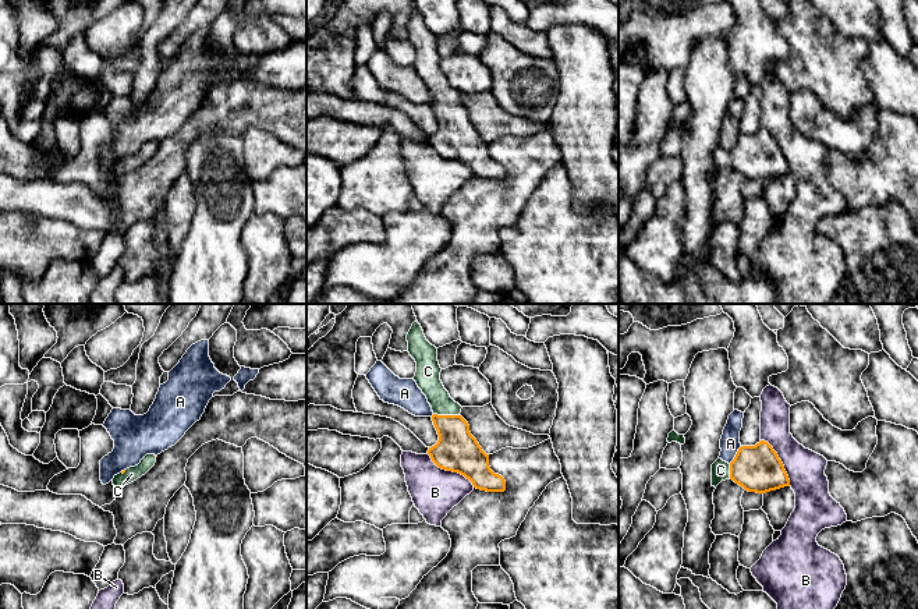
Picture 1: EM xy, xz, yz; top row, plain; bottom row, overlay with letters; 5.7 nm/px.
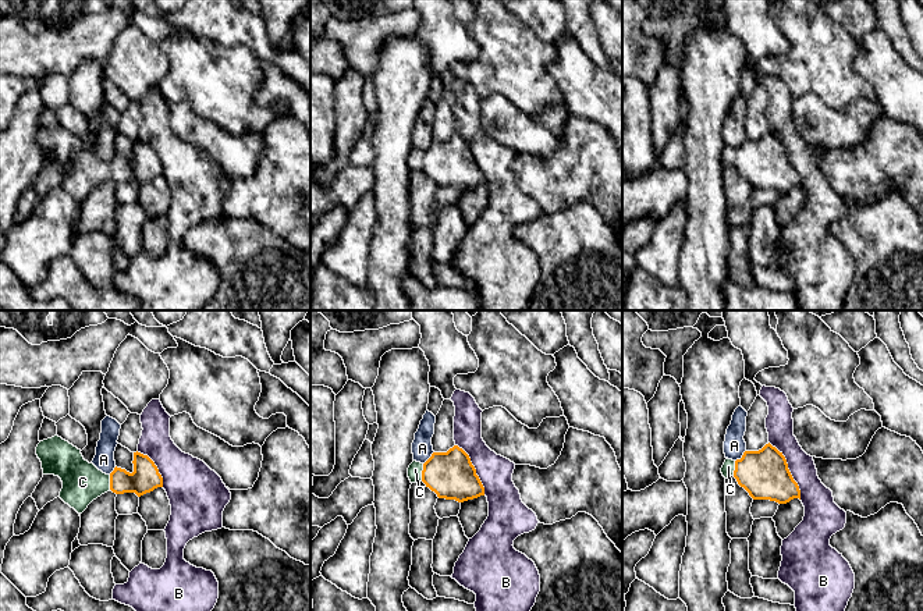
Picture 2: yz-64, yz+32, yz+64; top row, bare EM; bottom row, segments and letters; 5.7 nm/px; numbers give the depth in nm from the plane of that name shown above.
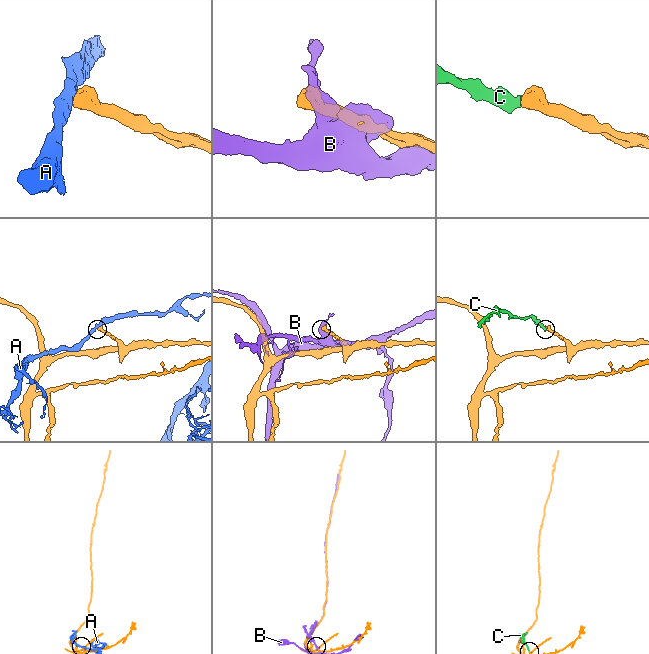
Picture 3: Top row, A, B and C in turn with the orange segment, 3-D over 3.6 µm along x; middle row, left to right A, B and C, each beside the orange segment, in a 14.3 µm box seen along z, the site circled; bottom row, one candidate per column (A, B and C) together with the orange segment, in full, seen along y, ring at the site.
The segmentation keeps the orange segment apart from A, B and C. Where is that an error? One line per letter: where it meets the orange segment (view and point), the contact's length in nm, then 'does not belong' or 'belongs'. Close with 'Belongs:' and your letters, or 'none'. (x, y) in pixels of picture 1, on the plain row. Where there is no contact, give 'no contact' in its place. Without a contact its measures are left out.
A: contact yz (736, 142); length 130 nm; does not belong
B: contact xz (450, 158); length 340 nm; does not belong
C: contact xz (446, 103); length 150 nm; belongs
Belongs: C

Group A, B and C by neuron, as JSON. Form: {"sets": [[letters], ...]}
{"sets": [["A"], ["B"], ["C"]]}

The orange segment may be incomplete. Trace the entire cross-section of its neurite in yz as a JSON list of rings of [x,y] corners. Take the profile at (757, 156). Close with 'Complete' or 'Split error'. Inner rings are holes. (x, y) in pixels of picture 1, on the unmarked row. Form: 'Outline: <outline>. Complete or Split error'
Outline: [[[765,128],[755,134],[741,134],[730,152],[722,146],[712,152],[712,174],[716,176],[729,166],[745,178],[756,181],[790,174],[781,148]]]. Split error

